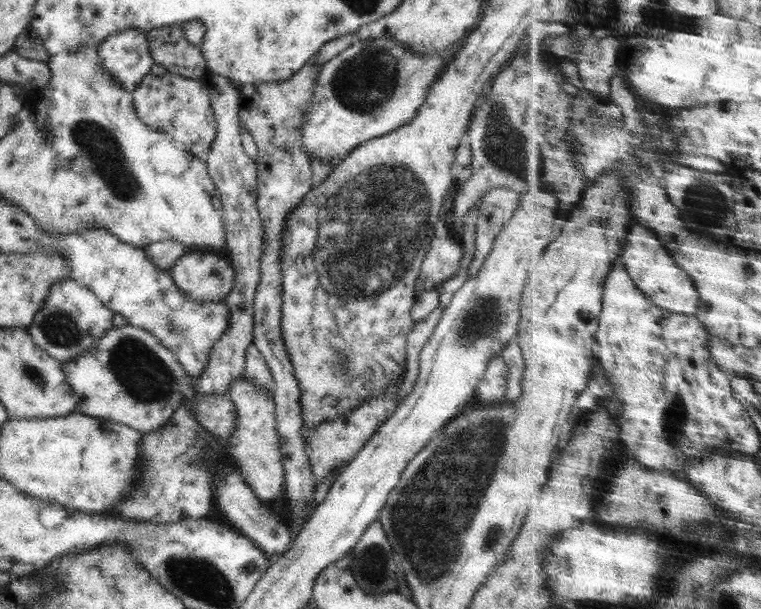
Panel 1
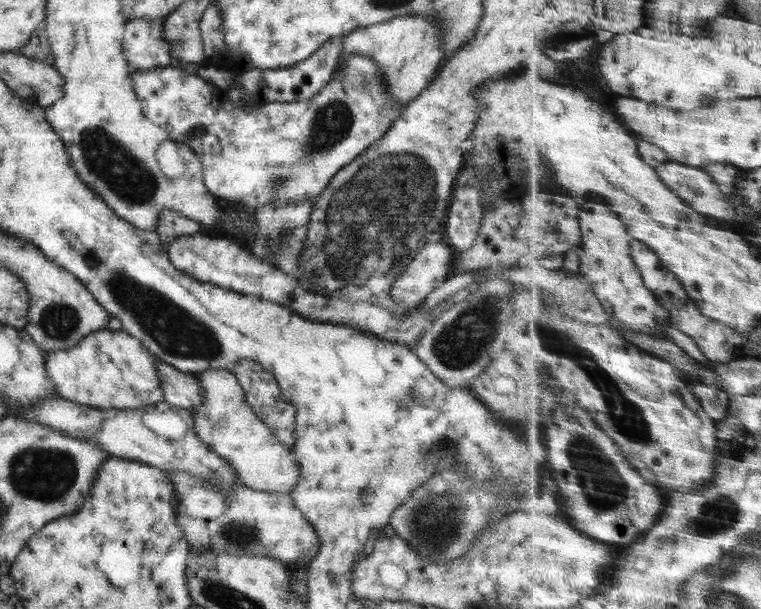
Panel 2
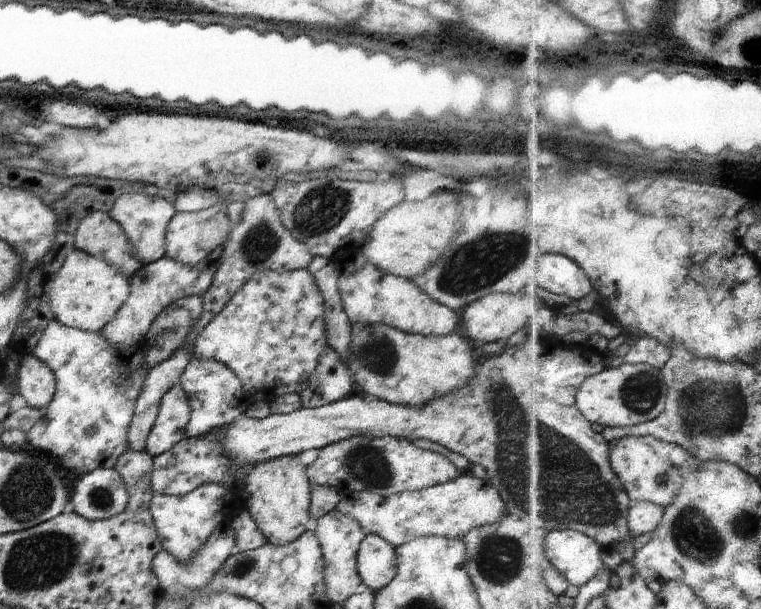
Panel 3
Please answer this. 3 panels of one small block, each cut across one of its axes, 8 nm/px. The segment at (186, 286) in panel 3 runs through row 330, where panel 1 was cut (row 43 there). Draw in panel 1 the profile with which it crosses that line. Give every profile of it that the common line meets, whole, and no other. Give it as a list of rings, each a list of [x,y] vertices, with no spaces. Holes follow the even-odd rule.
[[[134,28],[106,36],[98,44],[98,57],[102,69],[127,92],[131,92],[154,65],[146,36]]]

